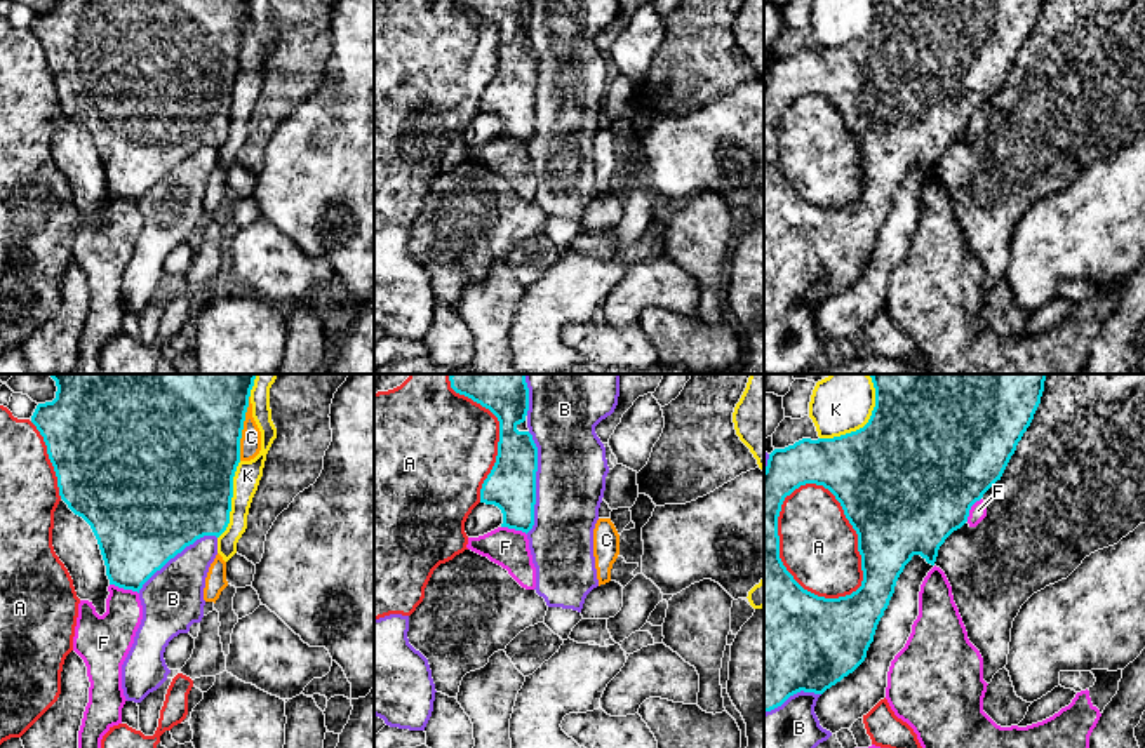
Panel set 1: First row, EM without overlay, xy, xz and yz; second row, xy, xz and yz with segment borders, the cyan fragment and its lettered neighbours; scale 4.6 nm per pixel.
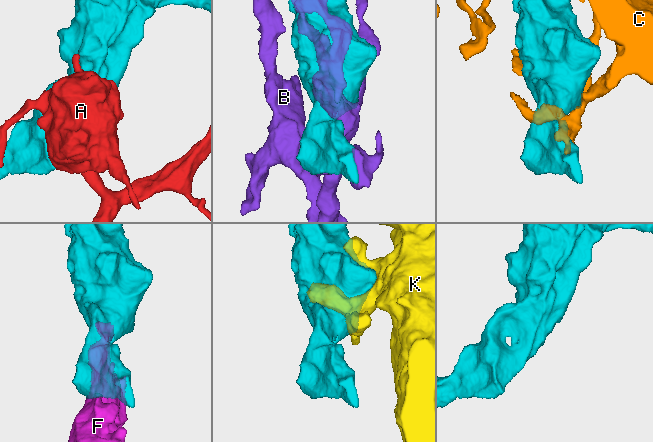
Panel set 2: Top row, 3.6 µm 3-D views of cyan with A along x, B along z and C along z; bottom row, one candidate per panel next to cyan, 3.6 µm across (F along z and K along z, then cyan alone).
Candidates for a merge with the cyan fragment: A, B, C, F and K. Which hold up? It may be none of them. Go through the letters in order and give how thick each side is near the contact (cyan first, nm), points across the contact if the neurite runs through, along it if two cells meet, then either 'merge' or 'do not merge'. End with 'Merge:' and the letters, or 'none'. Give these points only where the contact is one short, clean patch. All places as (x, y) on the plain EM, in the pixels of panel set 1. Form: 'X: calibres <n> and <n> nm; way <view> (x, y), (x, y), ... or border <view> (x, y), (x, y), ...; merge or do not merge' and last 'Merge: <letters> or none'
A: calibres 500 and 360 nm; do not merge
B: calibres 240 and 320 nm; do not merge
C: calibres 460 and 100 nm; do not merge
F: calibres 360 and 220 nm; do not merge
K: calibres 500 and 220 nm; do not merge
Merge: none

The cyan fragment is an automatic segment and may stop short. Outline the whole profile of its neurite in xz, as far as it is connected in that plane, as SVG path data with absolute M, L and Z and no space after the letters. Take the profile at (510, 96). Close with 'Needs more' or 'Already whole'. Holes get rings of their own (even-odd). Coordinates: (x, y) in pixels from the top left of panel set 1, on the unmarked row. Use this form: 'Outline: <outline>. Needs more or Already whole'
Outline: M454 0L489 19L499 31L496 73L482 94L480 113L503 124L501 137L529 143L534 136L538 57L517 37L529 21L529 0Z. Already whole

